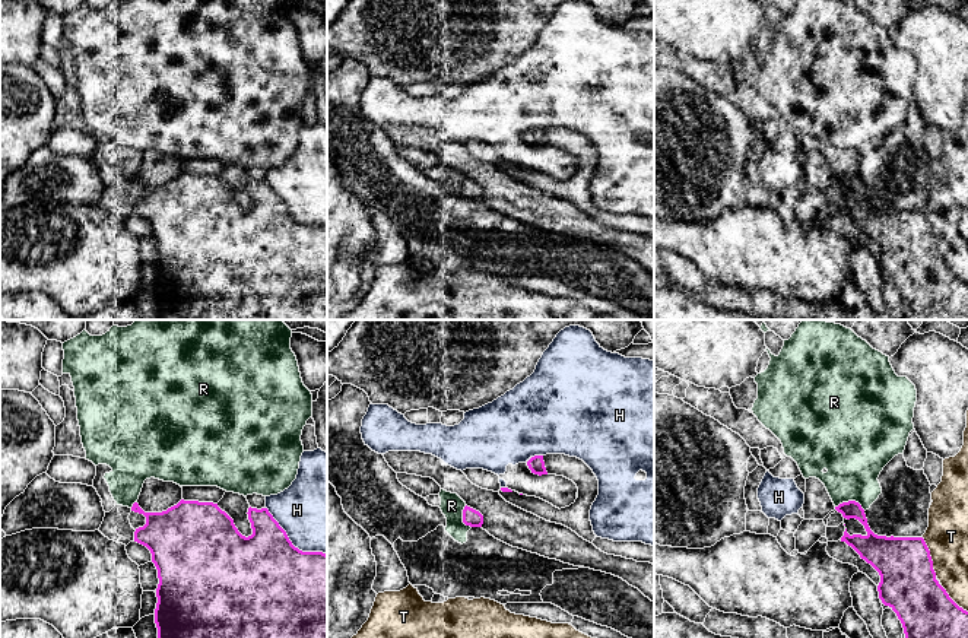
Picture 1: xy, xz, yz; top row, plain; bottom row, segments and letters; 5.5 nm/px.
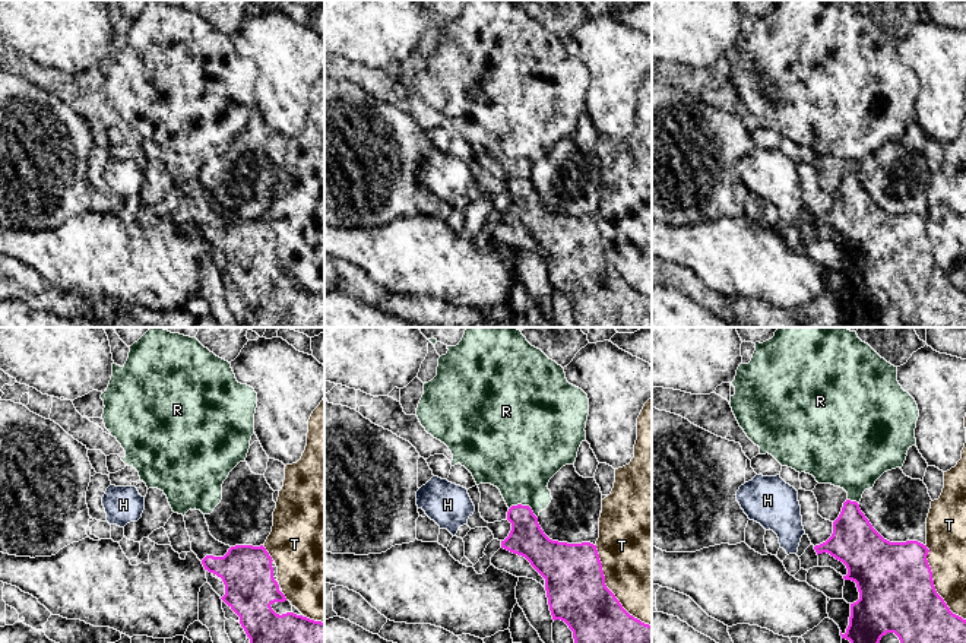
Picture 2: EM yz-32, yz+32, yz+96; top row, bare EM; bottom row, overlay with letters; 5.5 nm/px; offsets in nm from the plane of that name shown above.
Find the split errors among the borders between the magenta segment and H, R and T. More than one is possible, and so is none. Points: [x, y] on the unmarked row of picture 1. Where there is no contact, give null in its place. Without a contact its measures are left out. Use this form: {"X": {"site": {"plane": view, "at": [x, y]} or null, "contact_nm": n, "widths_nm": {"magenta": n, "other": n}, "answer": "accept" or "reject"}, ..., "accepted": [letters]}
{"H": {"site": {"plane": "xy", "at": [291, 215]}, "contact_nm": 420, "widths_nm": {"magenta": 480, "other": 460}, "answer": "reject"}, "R": {"site": {"plane": "yz", "at": [850, 174]}, "contact_nm": 170, "widths_nm": {"magenta": 100, "other": 340}, "answer": "reject"}, "T": {"site": {"plane": "yz", "at": [930, 229]}, "contact_nm": 240, "widths_nm": {"magenta": 320, "other": 240}, "answer": "reject"}, "accepted": []}

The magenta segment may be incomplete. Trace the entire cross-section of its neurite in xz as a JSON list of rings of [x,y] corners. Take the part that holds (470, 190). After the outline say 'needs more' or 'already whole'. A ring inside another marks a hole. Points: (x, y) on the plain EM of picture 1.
[[[466,178],[463,182],[463,196],[470,200],[482,200],[483,188]]]; already whole

